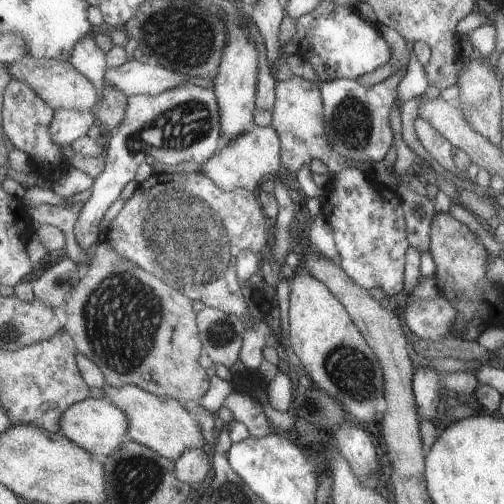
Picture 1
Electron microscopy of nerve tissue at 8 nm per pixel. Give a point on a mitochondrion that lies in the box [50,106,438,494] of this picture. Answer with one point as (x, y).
(176, 221)

